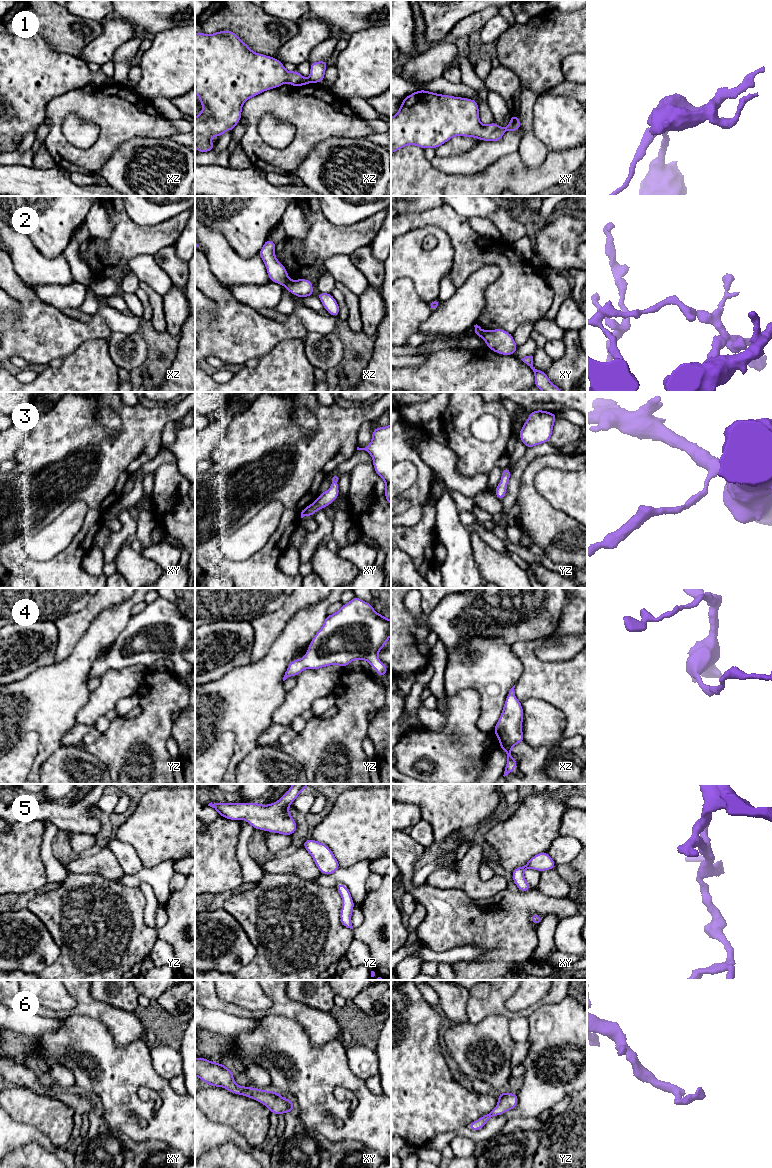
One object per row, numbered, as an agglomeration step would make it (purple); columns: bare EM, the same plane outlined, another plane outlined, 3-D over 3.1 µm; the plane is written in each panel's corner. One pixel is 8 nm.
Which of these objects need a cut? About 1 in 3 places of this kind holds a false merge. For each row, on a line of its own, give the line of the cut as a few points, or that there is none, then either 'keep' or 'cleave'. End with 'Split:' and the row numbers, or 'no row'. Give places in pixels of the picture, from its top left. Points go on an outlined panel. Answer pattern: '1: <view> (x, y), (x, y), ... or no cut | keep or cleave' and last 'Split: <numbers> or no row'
1: xz (308, 79), (311, 82) | cleave
2: xz (289, 280), (284, 285) | cleave
3: no cut | keep
4: no cut | keep
5: no cut | keep
6: no cut | keep
Split: 1, 2

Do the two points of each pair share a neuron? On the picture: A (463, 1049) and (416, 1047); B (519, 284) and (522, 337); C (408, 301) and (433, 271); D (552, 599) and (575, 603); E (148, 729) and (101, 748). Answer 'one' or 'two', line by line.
A: two
B: two
C: two
D: two
E: one

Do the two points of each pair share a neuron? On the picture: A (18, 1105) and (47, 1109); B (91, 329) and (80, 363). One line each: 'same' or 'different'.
A: same
B: different

